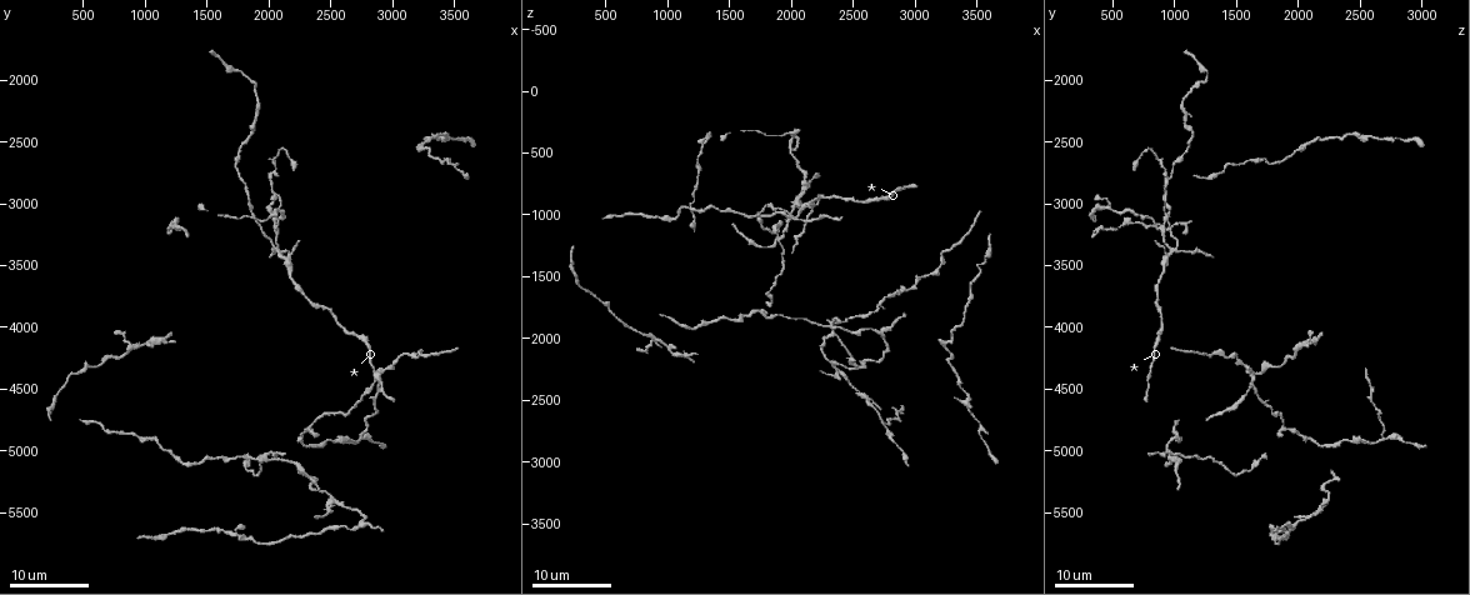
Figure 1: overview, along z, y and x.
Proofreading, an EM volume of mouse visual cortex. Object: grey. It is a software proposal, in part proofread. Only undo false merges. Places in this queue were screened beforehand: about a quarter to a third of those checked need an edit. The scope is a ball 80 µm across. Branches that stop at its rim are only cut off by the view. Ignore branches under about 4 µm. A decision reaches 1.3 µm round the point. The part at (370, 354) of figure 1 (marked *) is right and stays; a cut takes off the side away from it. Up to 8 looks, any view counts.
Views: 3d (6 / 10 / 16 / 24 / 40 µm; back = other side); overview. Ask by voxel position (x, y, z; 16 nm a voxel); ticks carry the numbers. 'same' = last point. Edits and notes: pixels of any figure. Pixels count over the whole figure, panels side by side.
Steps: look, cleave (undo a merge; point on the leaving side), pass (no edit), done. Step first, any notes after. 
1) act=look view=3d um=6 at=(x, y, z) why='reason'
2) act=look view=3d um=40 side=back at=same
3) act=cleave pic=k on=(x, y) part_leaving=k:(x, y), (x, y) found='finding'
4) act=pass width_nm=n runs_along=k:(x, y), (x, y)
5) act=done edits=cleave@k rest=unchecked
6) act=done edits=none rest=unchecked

act=look view=3d um=24 at=(2320, 4820, 1920) why='three arms meet'

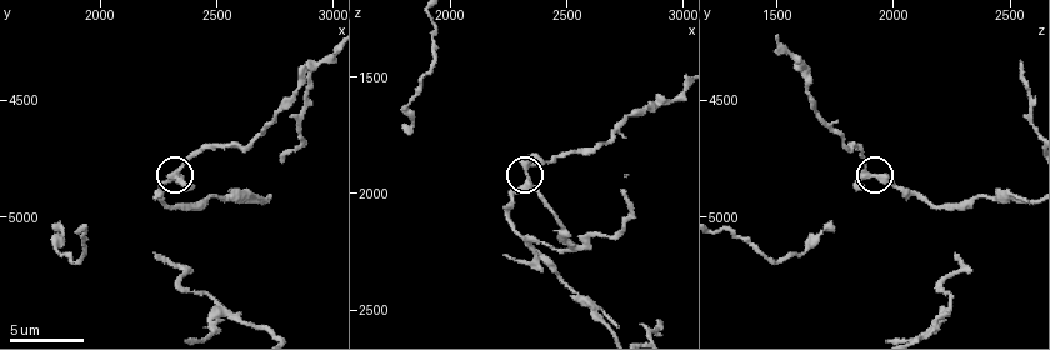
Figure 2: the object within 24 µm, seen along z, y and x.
act=look view=3d um=6 at=(2330, 4800, 1890)

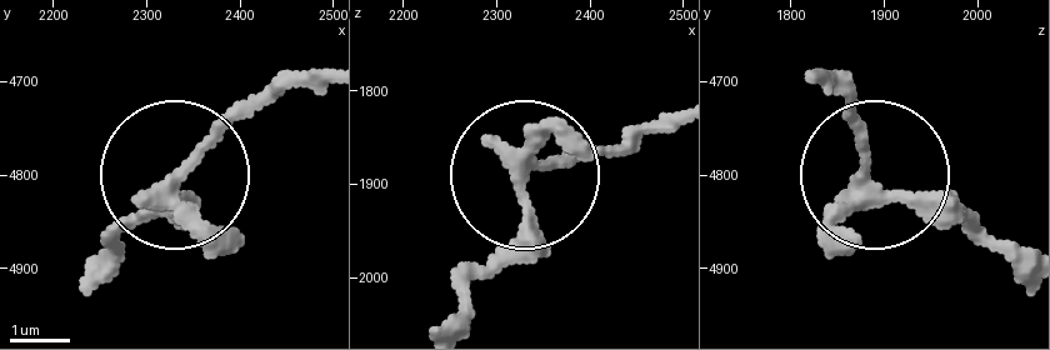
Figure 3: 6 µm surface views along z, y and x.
act=pass arms=3 found='one neuron here'

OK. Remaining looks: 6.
act=look view=3d um=10 at=(2550, 5430, 2210)

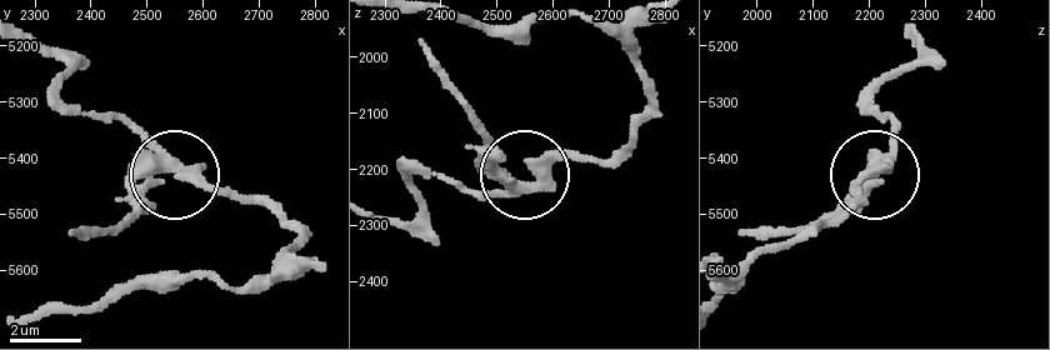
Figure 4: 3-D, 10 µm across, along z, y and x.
act=cleave pic=4 on=(143, 208) side_arm_um=5 part_leaving=4:(158, 169), (116, 225), (71, 234) found='two neurons meet here'

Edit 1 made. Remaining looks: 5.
act=look view=overview why='redraw'

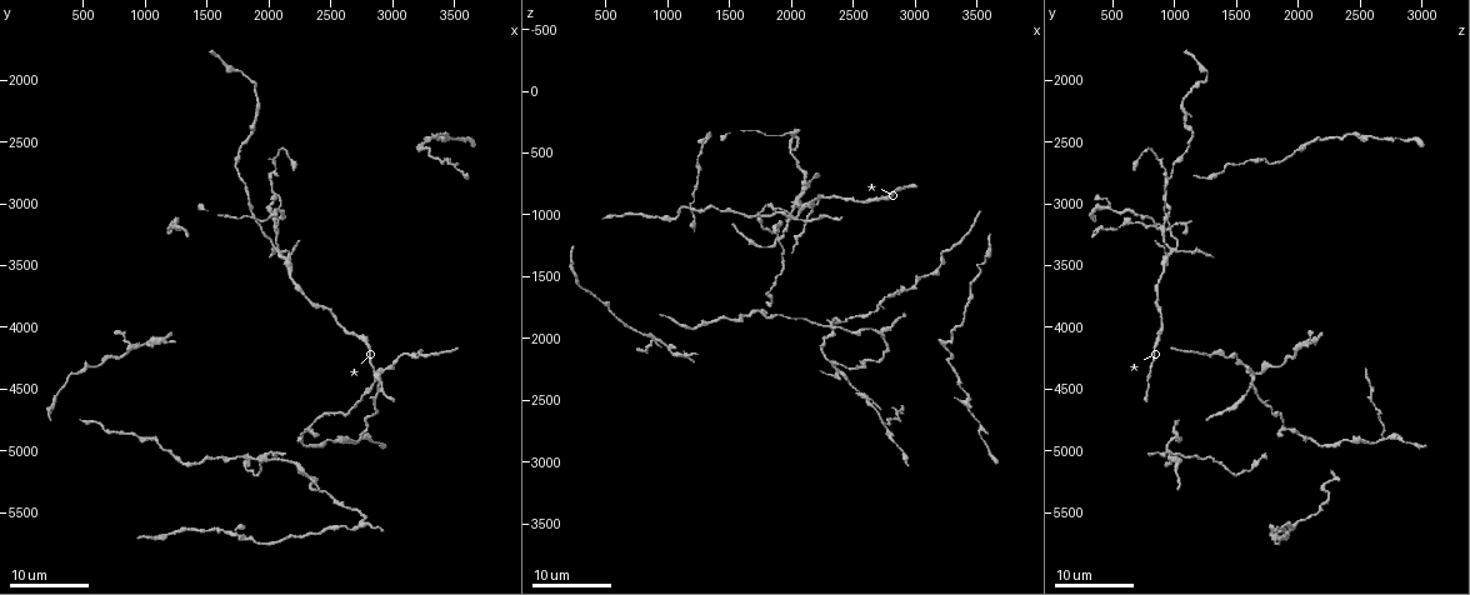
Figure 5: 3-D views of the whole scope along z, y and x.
act=look view=3d um=24 at=(2740, 4880, 2680) why='three arms meet'

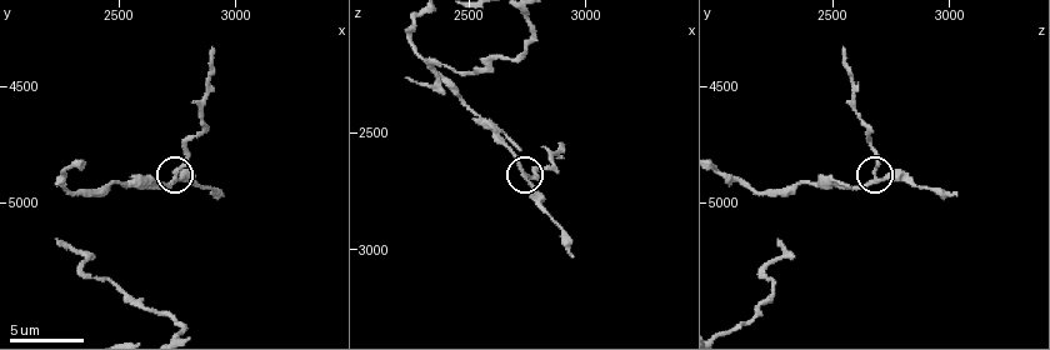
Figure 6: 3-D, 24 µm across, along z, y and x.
act=look view=3d um=6 at=(2730, 4890, 2690)

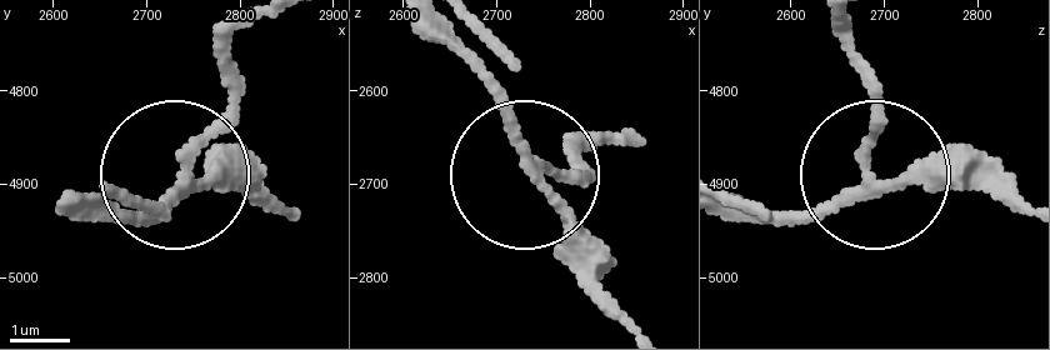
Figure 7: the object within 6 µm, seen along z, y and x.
act=pass width_nm=180 runs_along=7:(418, 20), (498, 109), (608, 314) found='one neuron here'

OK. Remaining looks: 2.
act=look view=3d um=16 at=(2140, 3440, 920) why='four-way junction'

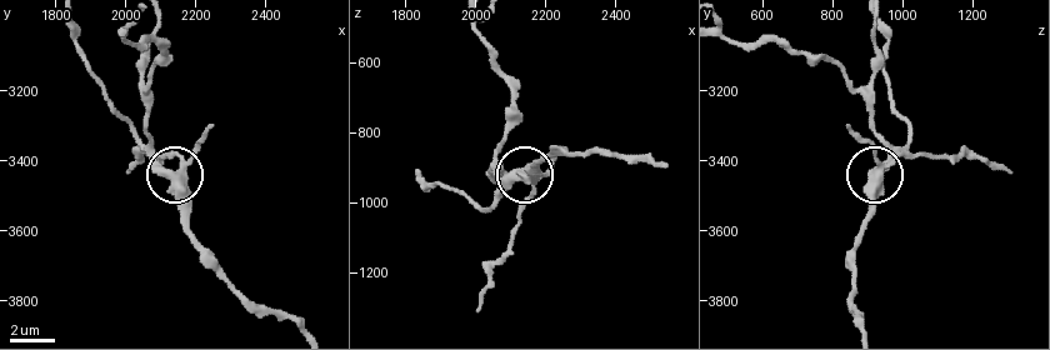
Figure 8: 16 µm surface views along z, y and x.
act=look view=3d um=10 at=(2130, 3440, 920)

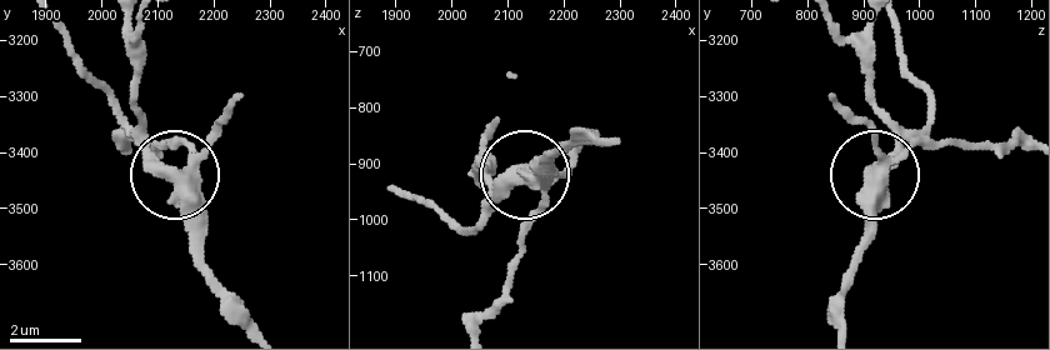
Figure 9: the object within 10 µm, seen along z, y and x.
act=cleave pic=9 on=(211, 144) arms=4 found='a second neuron is stuck on'

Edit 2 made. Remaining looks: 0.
act=done edits=cleave@4,cleave@9 rest=unchecked

